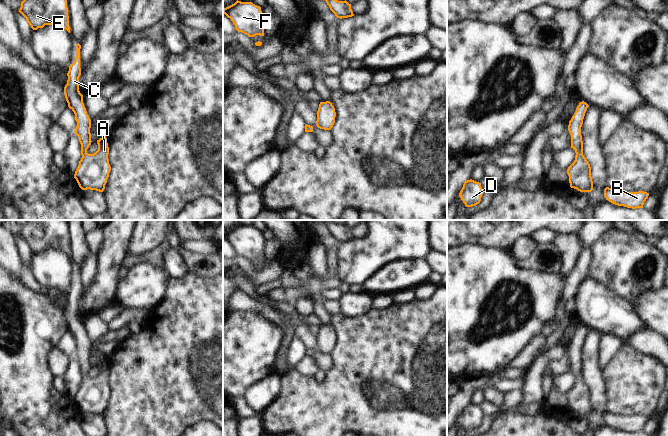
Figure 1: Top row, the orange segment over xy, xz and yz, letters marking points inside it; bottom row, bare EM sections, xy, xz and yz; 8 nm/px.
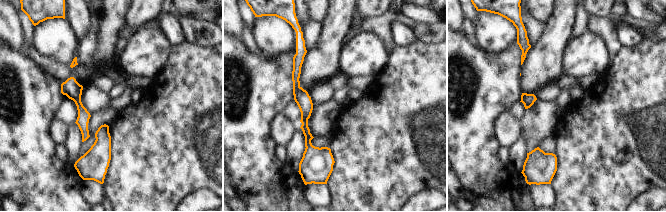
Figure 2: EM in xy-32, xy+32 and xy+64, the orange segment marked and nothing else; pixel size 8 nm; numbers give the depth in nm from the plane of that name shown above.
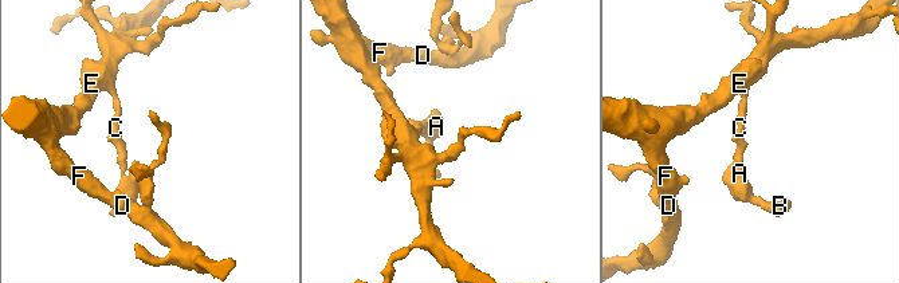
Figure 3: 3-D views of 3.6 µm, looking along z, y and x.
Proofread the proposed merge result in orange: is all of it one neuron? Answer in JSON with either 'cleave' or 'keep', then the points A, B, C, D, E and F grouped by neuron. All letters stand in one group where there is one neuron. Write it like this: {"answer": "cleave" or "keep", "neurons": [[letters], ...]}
{"answer": "keep", "neurons": [["A", "B", "C", "D", "E", "F"]]}

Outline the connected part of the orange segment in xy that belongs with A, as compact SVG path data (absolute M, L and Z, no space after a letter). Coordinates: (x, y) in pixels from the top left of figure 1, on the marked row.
M76 44L75 61L69 66L68 80L64 87L68 107L74 112L77 122L75 134L81 144L82 158L79 161L74 178L82 190L90 189L103 192L111 171L108 159L109 147L105 136L97 140L98 150L95 153L87 153L87 149L92 142L91 119L84 106L83 95L79 91L79 77L81 75L80 49L81 45Z

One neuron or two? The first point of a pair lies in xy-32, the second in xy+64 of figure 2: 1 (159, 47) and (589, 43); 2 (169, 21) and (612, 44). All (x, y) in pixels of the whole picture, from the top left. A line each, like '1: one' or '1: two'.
1: one
2: two

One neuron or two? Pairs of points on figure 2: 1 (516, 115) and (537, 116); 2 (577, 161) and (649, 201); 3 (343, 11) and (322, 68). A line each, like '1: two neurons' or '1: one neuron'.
1: two neurons
2: two neurons
3: one neuron

